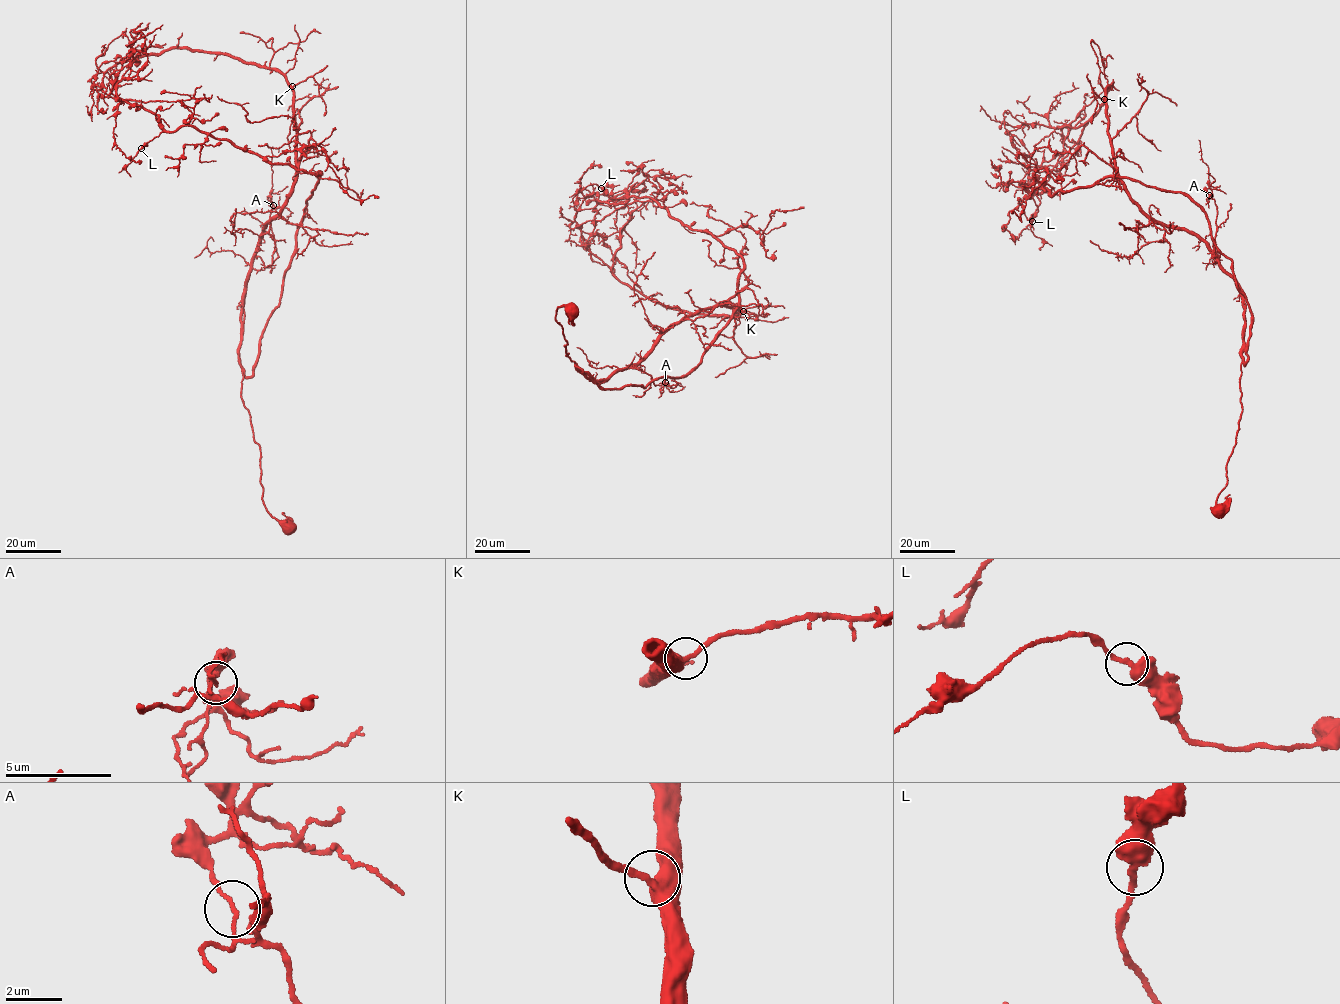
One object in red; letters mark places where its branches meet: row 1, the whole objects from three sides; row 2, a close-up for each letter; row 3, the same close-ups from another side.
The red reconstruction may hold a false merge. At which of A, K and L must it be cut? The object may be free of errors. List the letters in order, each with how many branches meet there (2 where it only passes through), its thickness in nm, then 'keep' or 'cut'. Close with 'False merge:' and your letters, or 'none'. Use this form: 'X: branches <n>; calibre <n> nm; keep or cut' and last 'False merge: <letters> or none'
A: branches 2; calibre 120 nm; cut
K: branches 2; calibre 440 nm; keep
L: branches 2; calibre 400 nm; keep
False merge: A

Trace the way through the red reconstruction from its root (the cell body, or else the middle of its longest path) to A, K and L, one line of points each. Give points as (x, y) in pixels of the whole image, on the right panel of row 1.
A: (1218, 508), (1242, 410), (1244, 305), (1237, 281), (1213, 259), (1217, 210), (1209, 195)
K: (1218, 508), (1242, 410), (1243, 295), (1204, 242), (1159, 224), (1130, 199), (1116, 166), (1104, 99)
L: (1218, 508), (1251, 316), (1207, 214), (1179, 192), (1109, 176), (1051, 196), (1028, 186), (1032, 221)

